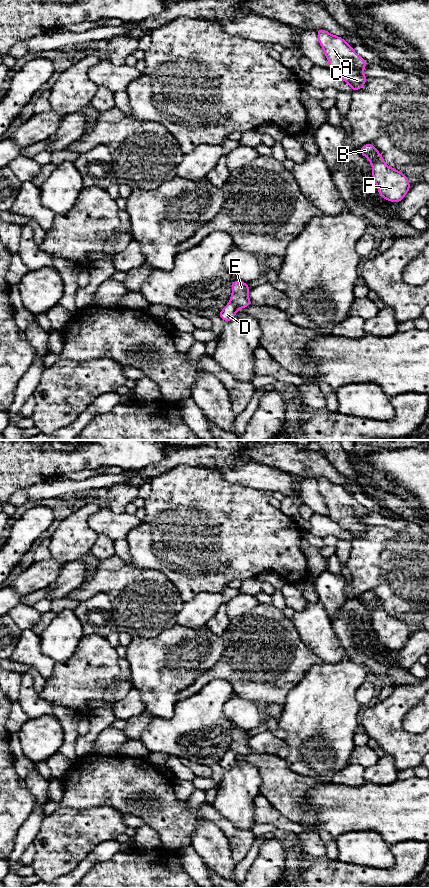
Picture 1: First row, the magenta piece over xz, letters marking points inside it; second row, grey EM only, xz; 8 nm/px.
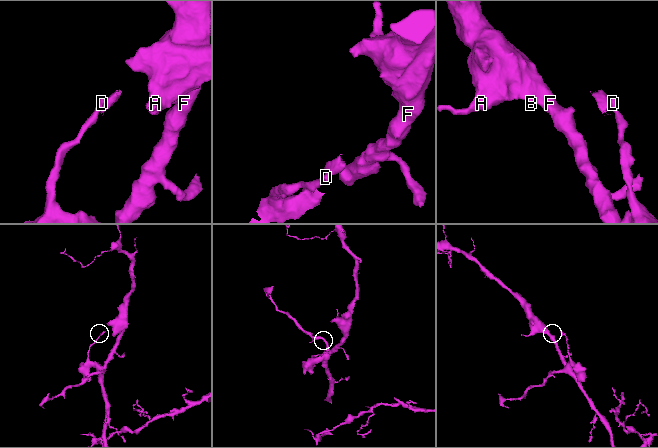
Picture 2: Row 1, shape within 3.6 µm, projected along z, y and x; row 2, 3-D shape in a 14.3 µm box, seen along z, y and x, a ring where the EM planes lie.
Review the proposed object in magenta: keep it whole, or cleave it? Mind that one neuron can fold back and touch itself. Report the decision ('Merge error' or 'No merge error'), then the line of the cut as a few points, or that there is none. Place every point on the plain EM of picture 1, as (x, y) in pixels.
Merge error. Split along xz (230, 749), (237, 757)

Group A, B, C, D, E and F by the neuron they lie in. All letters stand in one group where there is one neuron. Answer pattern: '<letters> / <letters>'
A B C D F / E

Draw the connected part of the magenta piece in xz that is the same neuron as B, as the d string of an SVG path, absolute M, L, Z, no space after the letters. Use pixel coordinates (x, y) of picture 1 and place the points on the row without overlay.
M365 592L358 599L372 613L373 629L378 635L379 644L390 650L402 649L411 635L407 624L397 617L389 615L373 592Z

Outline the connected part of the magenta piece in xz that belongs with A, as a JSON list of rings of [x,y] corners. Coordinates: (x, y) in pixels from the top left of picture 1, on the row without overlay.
[[[318,477],[316,480],[318,482],[318,490],[329,510],[329,517],[349,532],[352,540],[361,537],[368,527],[362,521],[367,510],[343,486],[333,483],[324,477]]]

